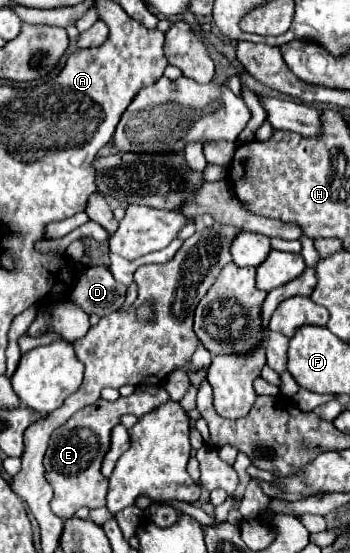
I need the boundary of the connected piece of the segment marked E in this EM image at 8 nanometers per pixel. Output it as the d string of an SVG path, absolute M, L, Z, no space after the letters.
M138 385L130 397L118 397L116 401L98 399L98 403L92 403L90 407L84 407L82 411L74 413L62 427L58 427L58 431L54 431L54 435L50 435L44 467L46 481L54 489L52 511L58 517L70 519L80 507L96 509L106 505L108 479L102 475L100 467L106 449L110 449L112 427L116 427L120 423L120 417L126 413L142 417L166 401L170 401L170 395L162 385Z

